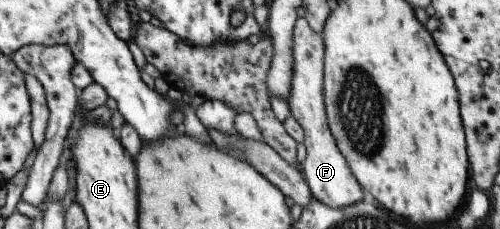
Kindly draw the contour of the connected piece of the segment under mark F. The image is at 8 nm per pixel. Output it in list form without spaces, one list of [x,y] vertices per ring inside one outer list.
[[[297,17],[292,31],[291,87],[289,87],[289,113],[301,126],[304,133],[302,141],[306,149],[303,163],[298,165],[312,197],[319,203],[339,209],[363,199],[363,191],[351,171],[329,131],[323,103],[323,39],[321,34],[311,31],[304,17]]]

